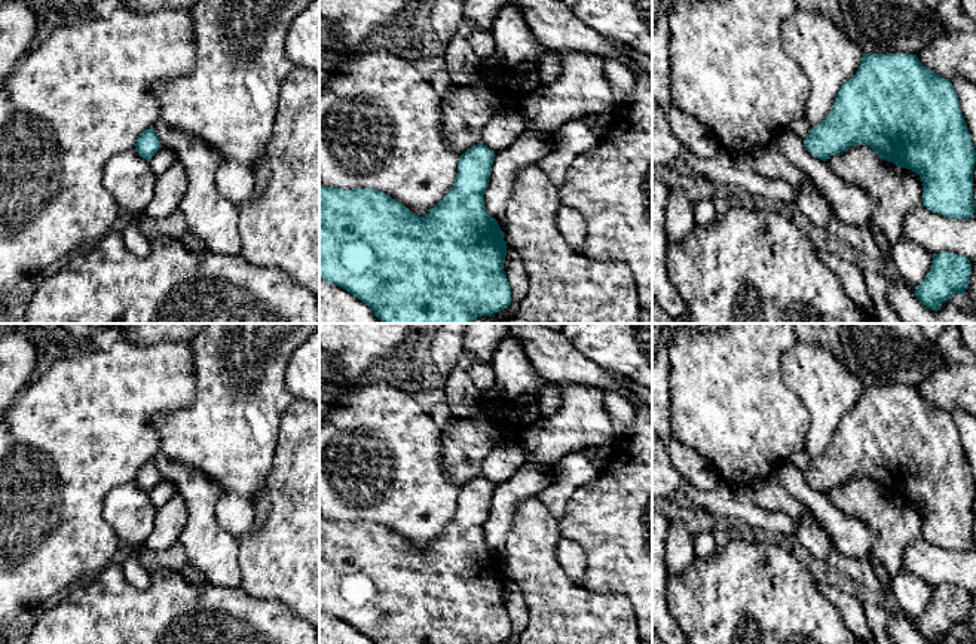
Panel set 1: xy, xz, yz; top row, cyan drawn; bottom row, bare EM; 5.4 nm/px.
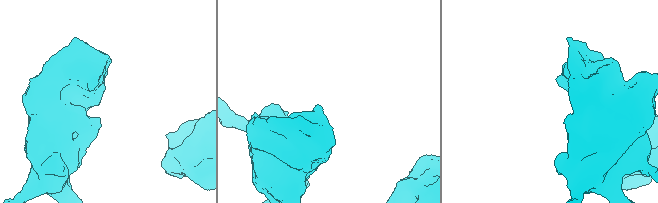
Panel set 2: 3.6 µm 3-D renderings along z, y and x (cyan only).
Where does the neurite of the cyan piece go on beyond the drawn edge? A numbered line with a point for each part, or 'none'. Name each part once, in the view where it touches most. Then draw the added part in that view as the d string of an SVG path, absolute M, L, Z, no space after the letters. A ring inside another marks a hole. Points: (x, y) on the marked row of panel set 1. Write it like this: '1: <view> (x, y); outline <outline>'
none

